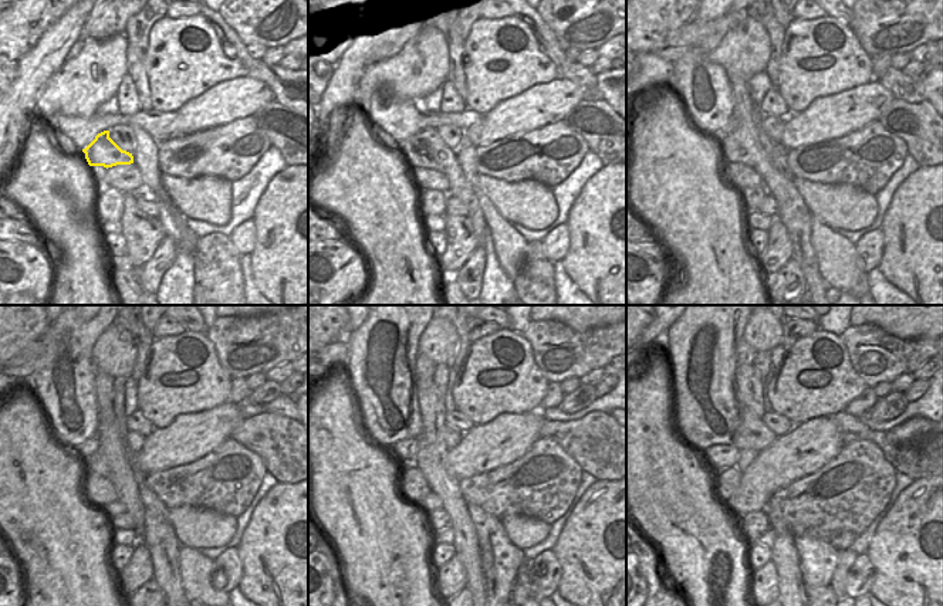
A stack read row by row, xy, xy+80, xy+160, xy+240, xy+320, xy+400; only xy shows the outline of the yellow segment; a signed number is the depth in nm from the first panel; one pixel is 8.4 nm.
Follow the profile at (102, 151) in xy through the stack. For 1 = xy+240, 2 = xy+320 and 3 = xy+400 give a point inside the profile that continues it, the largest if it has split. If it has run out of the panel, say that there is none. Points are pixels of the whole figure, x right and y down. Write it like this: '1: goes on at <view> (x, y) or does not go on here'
1: goes on at xy+240 (158, 535)
2: goes on at xy+320 (425, 368)
3: goes on at xy+400 (746, 354)

